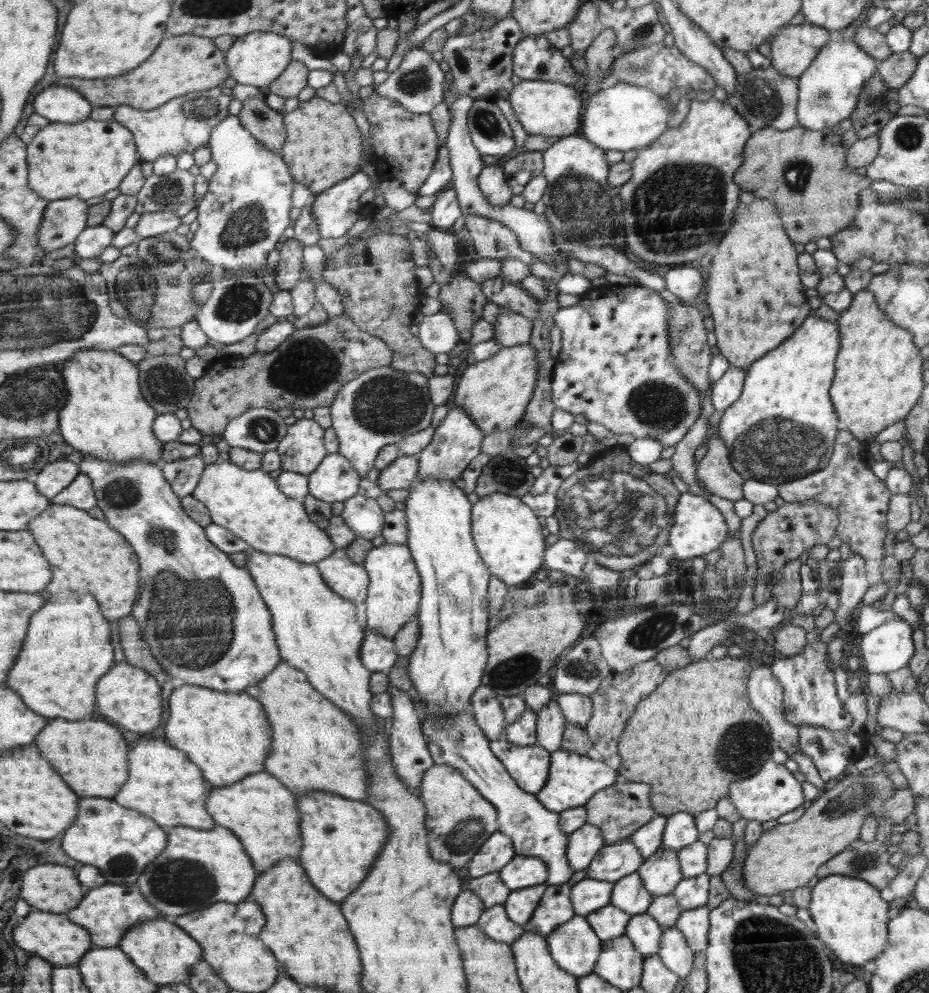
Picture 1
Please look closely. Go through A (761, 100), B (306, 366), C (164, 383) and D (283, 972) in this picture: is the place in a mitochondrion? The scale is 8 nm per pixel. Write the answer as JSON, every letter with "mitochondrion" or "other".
{"A":"mitochondrion","B":"mitochondrion","C":"mitochondrion","D":"other"}

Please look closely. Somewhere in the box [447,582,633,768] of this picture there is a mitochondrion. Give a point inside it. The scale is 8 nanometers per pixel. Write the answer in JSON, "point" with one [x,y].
{"point":[510,673]}

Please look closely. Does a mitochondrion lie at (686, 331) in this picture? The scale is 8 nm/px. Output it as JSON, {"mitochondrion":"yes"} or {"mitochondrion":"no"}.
{"mitochondrion":"yes"}

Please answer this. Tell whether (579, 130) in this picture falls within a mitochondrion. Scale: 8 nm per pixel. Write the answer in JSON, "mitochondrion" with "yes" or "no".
{"mitochondrion":"no"}

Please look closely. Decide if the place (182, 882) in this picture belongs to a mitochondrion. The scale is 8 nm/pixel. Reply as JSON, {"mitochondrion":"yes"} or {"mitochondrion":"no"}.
{"mitochondrion":"yes"}

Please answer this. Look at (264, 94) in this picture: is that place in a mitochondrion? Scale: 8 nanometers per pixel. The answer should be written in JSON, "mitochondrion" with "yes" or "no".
{"mitochondrion":"no"}

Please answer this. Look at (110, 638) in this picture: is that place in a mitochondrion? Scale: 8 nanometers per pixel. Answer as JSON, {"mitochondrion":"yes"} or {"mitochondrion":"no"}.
{"mitochondrion":"no"}

